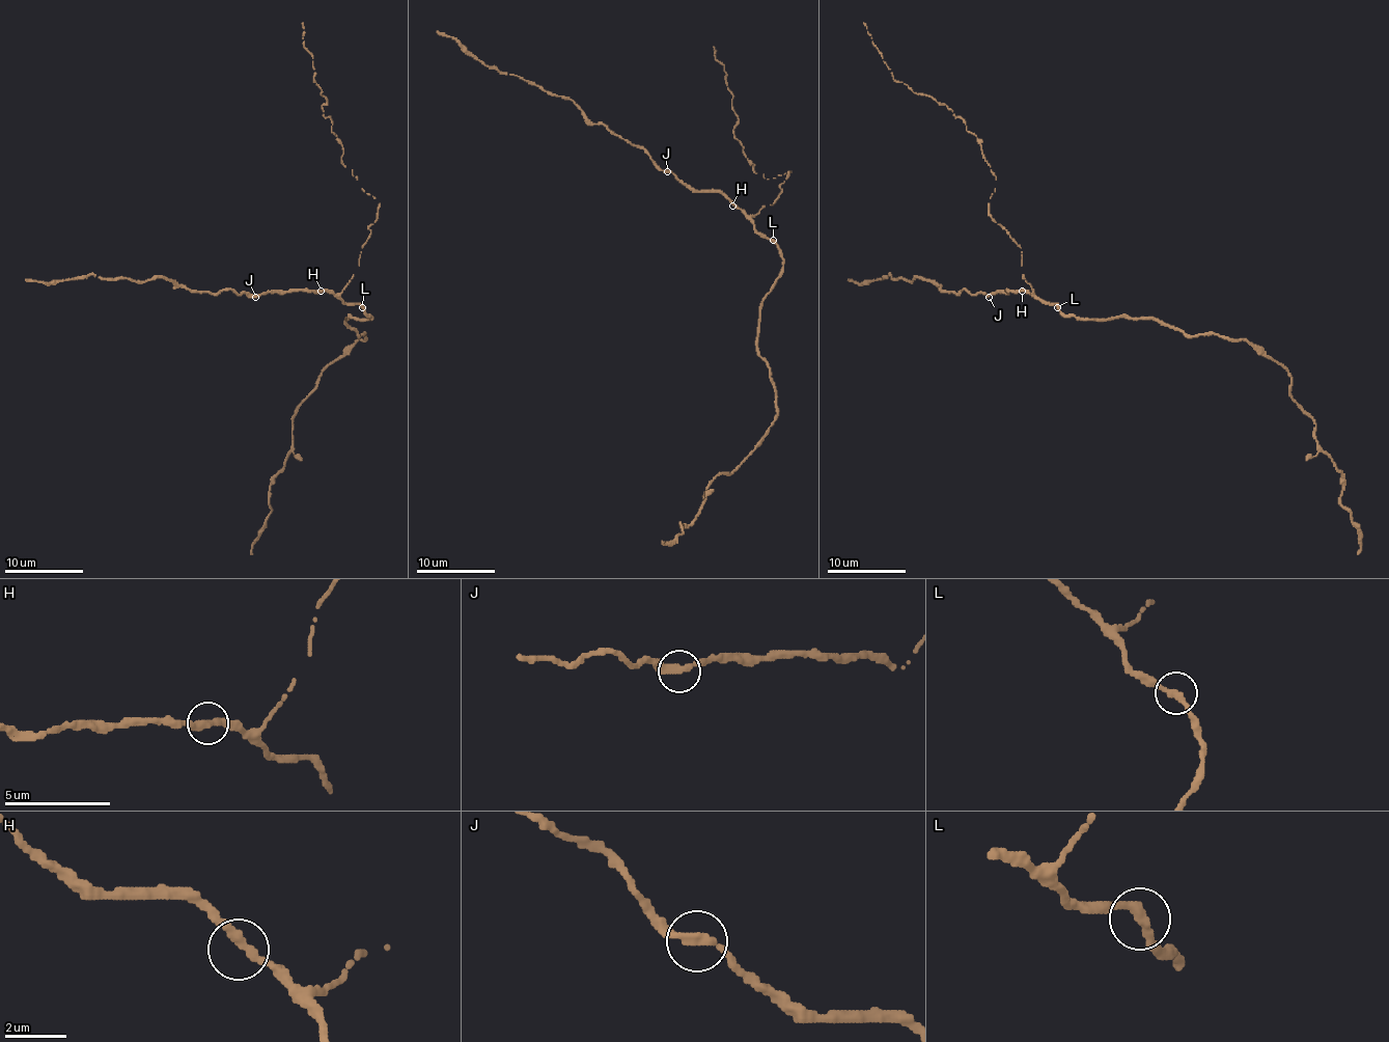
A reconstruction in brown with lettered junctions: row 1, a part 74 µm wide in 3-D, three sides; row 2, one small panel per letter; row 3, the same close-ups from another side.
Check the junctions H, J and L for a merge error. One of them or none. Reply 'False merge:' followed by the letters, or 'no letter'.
False merge: L

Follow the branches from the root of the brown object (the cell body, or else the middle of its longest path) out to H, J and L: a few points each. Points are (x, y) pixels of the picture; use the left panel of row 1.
H: (372, 319), (358, 304), (346, 304), (331, 293), (321, 291)
J: (372, 319), (358, 304), (346, 304), (325, 291), (268, 291), (255, 297)
L: (372, 319), (362, 306)

